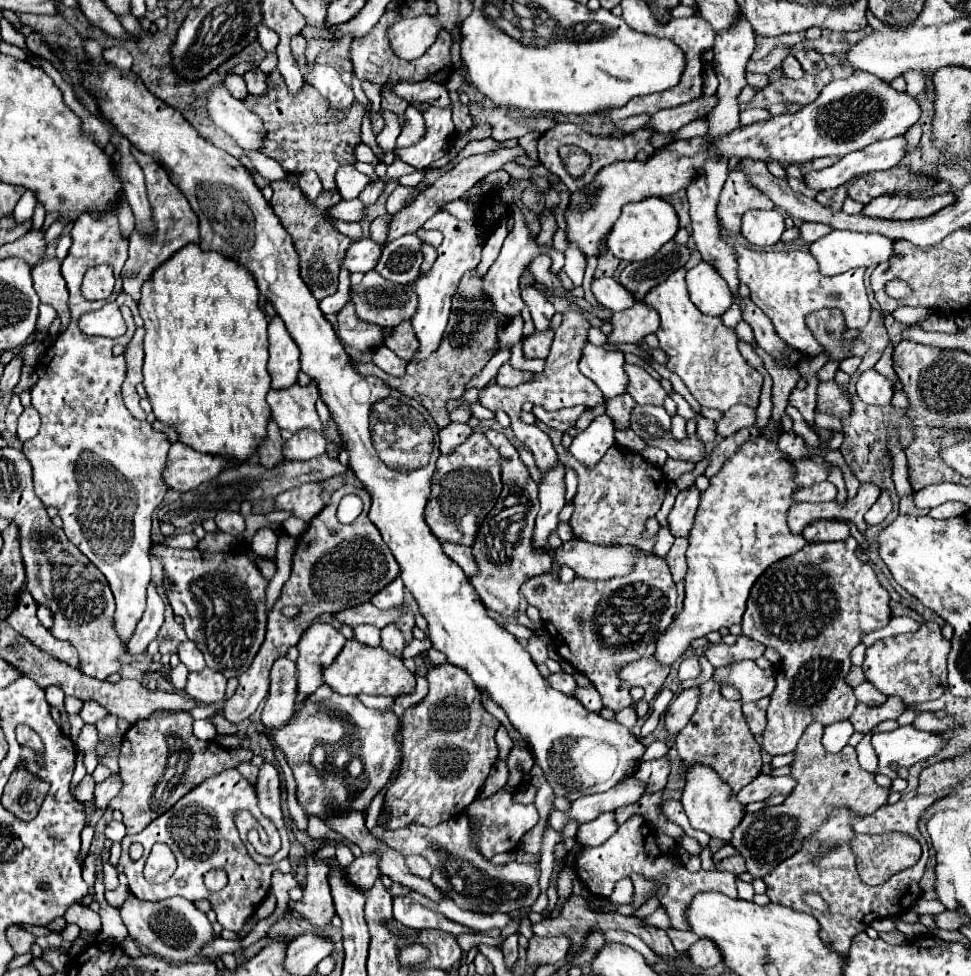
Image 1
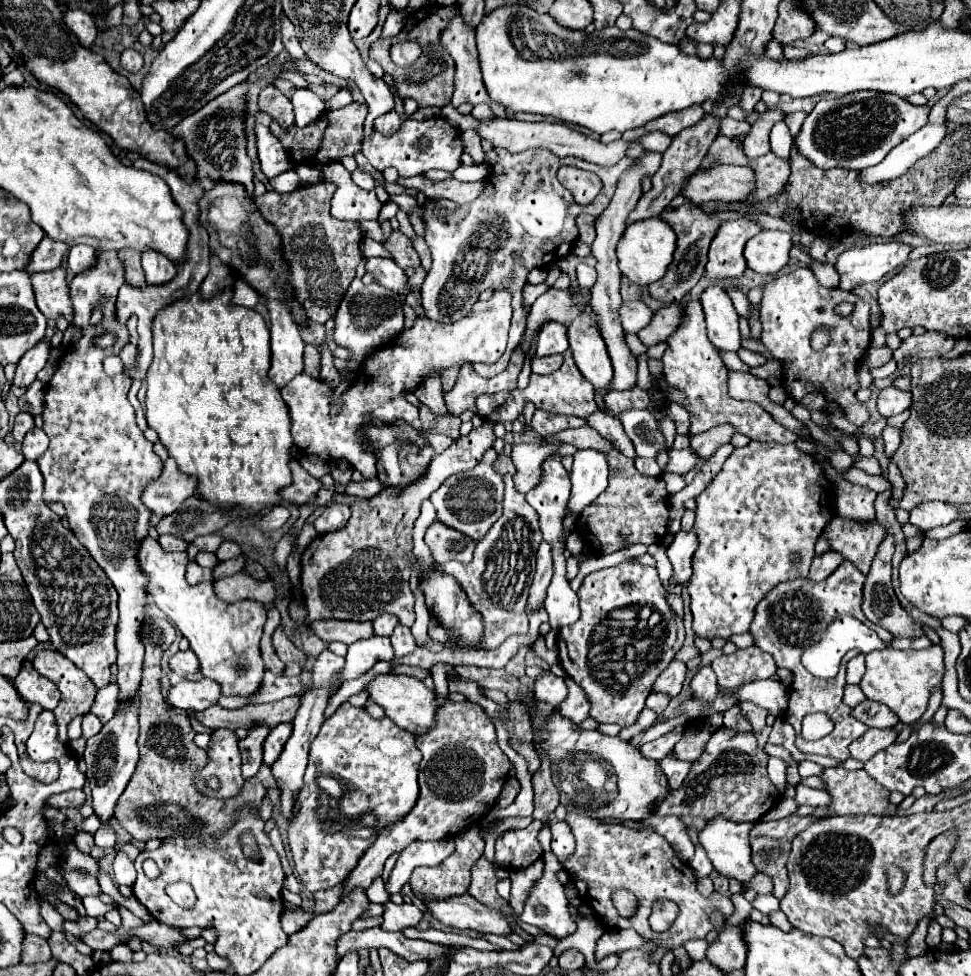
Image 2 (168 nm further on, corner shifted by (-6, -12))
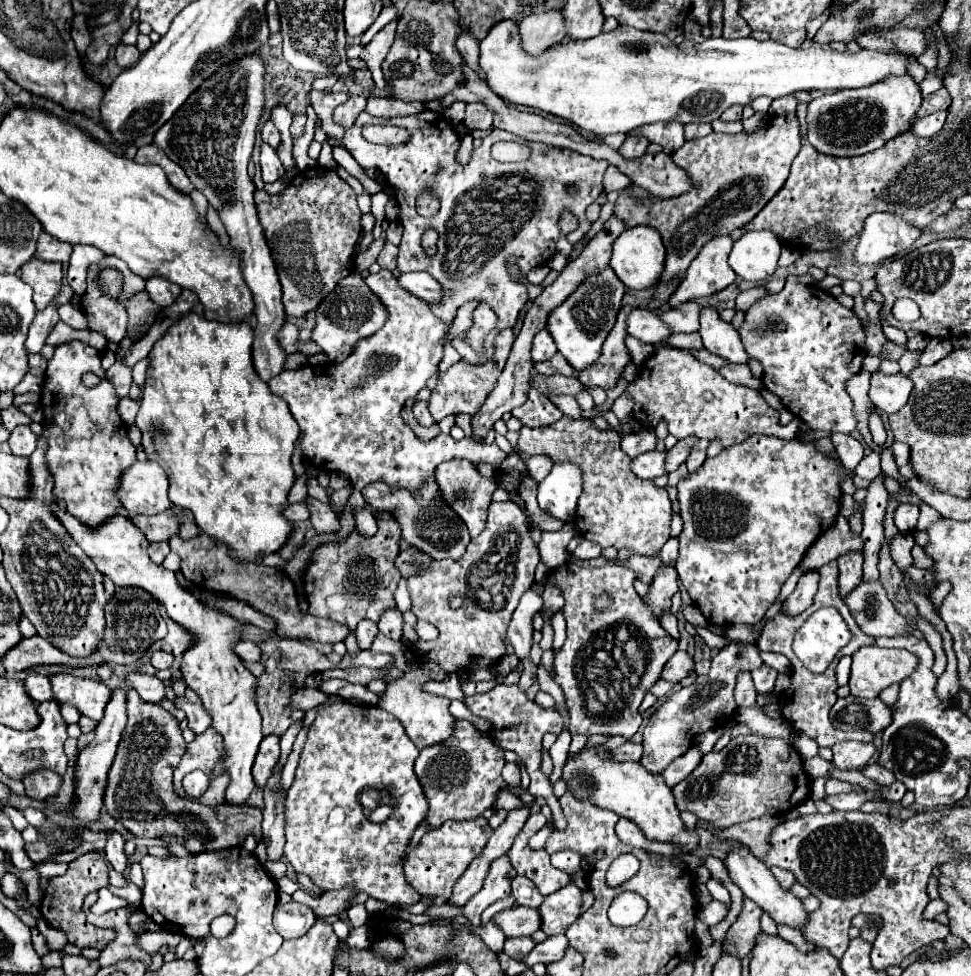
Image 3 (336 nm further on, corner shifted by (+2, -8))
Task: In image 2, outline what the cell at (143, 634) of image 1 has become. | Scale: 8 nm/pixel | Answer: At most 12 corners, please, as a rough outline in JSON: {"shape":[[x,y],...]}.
{"shape":[[138,696],[88,738],[92,808],[106,826],[138,764]]}

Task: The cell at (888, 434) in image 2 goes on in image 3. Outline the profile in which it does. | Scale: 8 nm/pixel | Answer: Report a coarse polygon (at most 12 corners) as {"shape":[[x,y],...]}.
{"shape":[[868,454],[854,470],[864,480],[880,474],[880,454]]}

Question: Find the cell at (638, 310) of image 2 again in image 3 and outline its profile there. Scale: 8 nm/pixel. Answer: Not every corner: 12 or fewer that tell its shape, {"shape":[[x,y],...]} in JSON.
{"shape":[[634,308],[628,334],[658,344],[672,334],[654,312]]}

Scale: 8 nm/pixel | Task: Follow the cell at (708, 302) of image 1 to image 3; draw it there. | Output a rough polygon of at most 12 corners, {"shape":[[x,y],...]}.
{"shape":[[716,308],[700,312],[708,352],[732,364],[748,362],[738,332]]}

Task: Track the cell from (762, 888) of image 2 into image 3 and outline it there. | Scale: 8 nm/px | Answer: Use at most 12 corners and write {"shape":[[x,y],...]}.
{"shape":[[770,868],[774,878],[780,880],[784,890],[796,882],[794,874],[790,874],[788,870]]}

